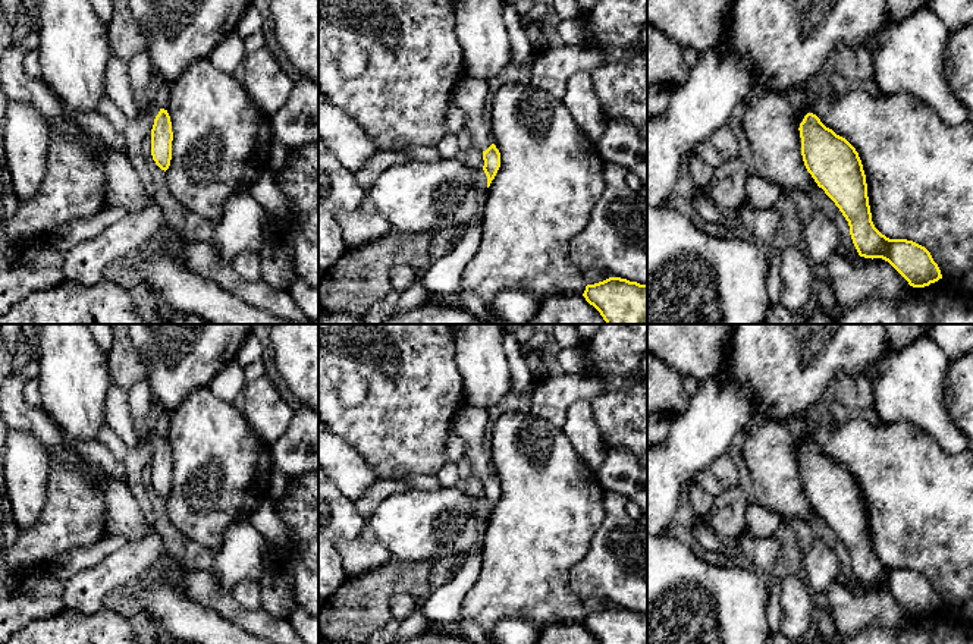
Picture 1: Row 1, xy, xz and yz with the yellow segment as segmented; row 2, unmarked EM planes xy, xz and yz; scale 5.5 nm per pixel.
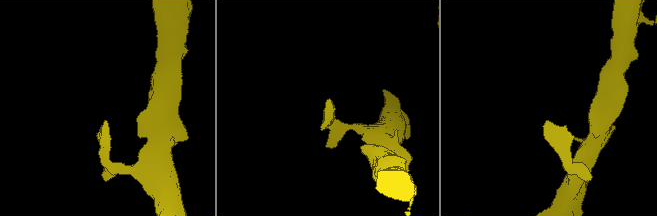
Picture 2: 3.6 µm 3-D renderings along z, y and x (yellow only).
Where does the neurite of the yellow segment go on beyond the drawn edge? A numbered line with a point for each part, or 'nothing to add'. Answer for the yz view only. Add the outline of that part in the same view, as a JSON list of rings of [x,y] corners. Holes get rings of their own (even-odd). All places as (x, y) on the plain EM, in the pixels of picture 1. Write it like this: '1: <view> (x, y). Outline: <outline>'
nothing to add

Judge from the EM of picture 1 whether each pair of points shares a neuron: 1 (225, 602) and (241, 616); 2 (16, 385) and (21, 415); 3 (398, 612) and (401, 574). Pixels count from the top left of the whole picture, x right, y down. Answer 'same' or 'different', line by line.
1: same
2: same
3: different

